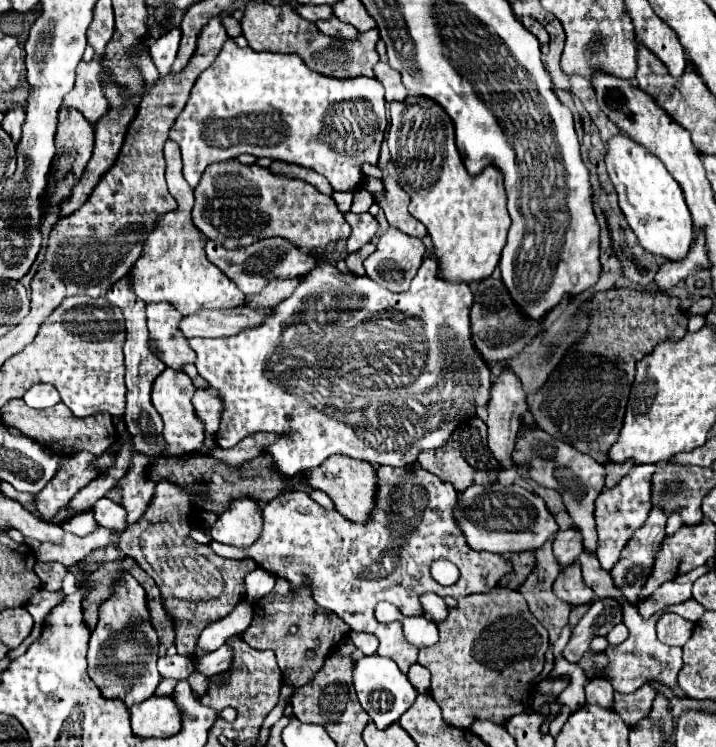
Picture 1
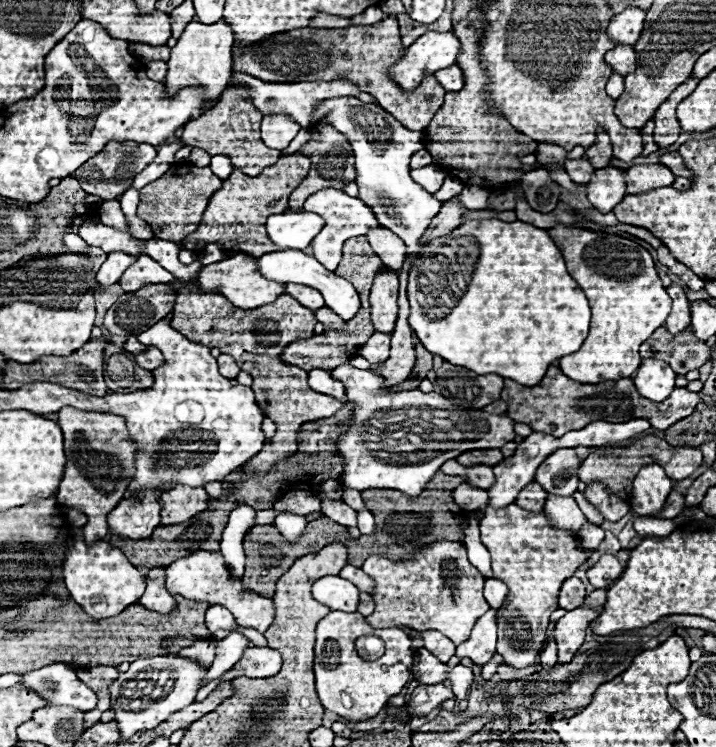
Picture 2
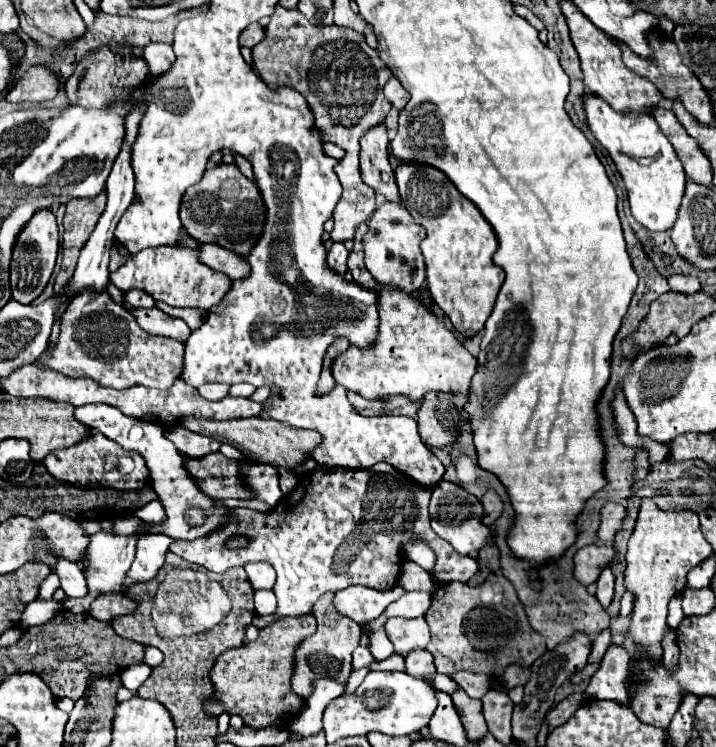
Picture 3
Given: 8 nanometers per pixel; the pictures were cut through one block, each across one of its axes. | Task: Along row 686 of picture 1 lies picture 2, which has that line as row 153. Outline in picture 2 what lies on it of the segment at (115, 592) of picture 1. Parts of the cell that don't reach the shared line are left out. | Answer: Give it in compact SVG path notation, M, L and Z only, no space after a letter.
M110 142L90 158L84 166L80 166L72 176L80 182L82 190L102 200L114 200L124 188L128 188L136 174L140 174L152 160L156 158L156 148L152 144L136 144L136 142Z

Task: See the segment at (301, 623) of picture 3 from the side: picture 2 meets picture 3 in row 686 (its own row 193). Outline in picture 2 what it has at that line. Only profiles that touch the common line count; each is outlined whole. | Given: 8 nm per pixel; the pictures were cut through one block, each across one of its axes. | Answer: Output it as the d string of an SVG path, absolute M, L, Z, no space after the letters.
M296 152L290 156L282 156L280 162L276 162L276 166L268 166L268 170L262 170L262 174L256 178L250 178L240 170L234 170L232 176L224 180L222 188L216 194L212 194L198 230L188 234L182 242L178 242L178 248L204 250L208 244L218 244L220 250L232 250L234 246L238 246L240 250L254 256L276 252L278 248L276 244L272 244L262 224L272 214L288 212L288 196L306 178L308 168L310 168L310 158Z

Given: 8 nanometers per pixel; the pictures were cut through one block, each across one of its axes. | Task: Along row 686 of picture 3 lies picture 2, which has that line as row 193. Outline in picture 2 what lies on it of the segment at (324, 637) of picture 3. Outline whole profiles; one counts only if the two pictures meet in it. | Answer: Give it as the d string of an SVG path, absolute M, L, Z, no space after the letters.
M314 122L310 126L310 134L312 134L312 138L298 152L316 156L316 160L312 160L312 170L308 172L308 178L304 178L304 182L300 182L300 186L290 194L290 210L292 212L302 212L304 200L310 194L314 194L316 190L322 190L322 188L338 188L340 190L344 184L356 180L354 154L352 154L352 146L348 142L348 138L344 138L344 134L340 134L338 130L332 130L332 126L328 126L326 122Z

